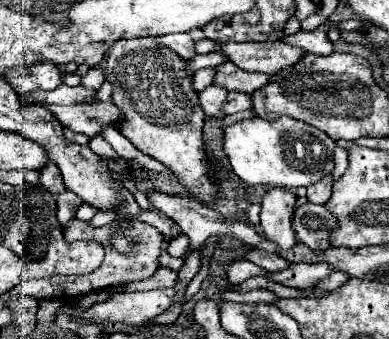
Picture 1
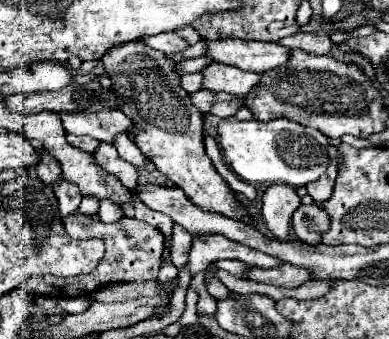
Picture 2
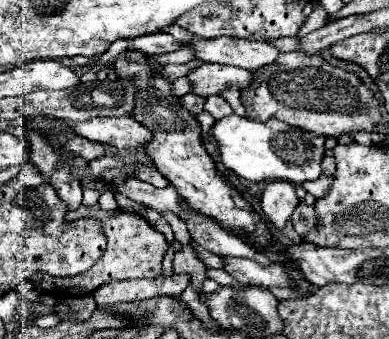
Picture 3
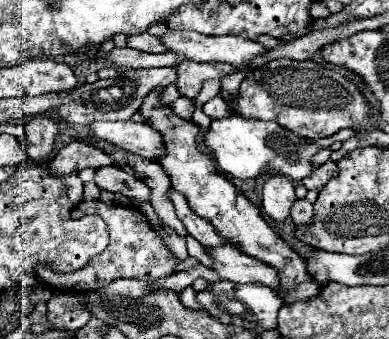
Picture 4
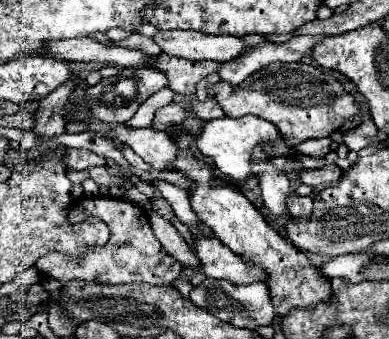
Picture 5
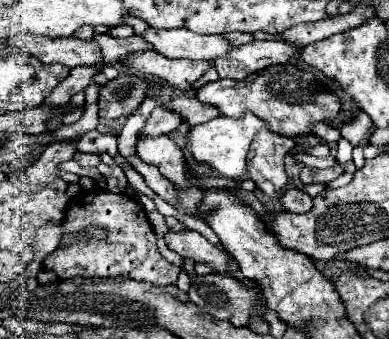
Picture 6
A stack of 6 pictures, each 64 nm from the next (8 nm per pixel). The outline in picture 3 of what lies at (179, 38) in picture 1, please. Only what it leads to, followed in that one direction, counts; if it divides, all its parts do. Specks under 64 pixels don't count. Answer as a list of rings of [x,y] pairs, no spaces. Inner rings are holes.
[[[154,32],[154,34],[148,34],[148,36],[134,38],[134,40],[130,42],[130,48],[132,48],[132,50],[146,52],[146,54],[164,54],[164,52],[178,50],[180,44],[178,44],[170,34]]]

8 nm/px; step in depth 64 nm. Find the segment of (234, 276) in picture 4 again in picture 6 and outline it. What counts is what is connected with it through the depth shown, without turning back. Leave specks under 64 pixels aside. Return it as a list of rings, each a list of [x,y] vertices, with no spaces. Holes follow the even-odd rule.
[[[168,230],[164,236],[166,244],[170,250],[174,250],[176,254],[180,254],[182,258],[190,258],[194,262],[202,262],[208,264],[216,270],[216,274],[228,276],[228,254],[218,250],[214,244],[210,244],[202,234],[192,232],[192,230],[182,230],[182,232],[174,232]]]

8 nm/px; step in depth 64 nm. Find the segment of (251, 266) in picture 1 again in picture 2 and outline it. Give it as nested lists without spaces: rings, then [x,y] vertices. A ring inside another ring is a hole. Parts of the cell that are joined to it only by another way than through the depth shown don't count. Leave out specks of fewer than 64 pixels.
[[[223,259],[217,260],[215,265],[218,269],[223,269],[234,276],[246,279],[246,270],[248,269],[248,265],[244,262],[240,262],[239,260]]]

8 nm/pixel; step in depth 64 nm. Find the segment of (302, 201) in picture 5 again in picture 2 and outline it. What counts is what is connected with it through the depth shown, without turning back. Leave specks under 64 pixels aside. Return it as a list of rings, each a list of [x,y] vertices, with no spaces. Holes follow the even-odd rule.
[[[302,204],[292,216],[292,228],[296,236],[306,244],[320,244],[320,236],[328,228],[328,224],[328,216],[318,204]]]

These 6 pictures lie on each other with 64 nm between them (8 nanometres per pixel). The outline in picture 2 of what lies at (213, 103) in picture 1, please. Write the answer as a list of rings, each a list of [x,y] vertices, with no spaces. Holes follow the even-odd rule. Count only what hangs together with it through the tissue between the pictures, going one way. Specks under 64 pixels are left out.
[[[198,90],[192,94],[192,104],[202,112],[202,114],[208,114],[210,112],[210,106],[214,102],[214,92],[208,92],[208,90]]]

